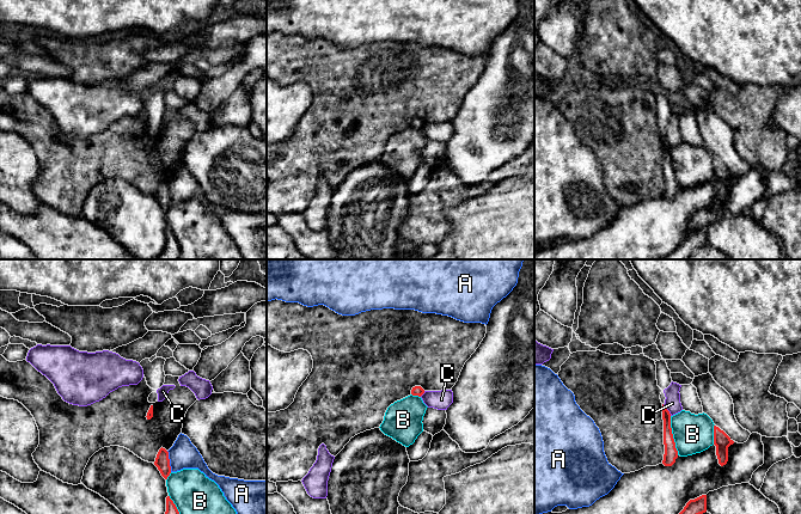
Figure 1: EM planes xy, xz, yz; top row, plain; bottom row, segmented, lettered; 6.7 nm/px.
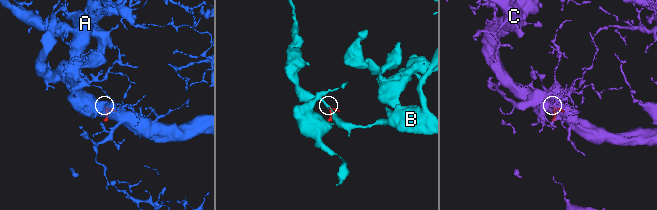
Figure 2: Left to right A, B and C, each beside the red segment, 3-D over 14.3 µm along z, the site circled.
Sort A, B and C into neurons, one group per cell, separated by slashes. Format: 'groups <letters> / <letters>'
groups A / B / C

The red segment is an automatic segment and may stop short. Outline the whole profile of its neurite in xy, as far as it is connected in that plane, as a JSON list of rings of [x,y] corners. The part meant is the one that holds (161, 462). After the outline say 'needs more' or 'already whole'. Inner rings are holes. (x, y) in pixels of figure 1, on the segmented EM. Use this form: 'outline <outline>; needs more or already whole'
outline [[[160,448],[154,465],[158,467],[158,470],[160,471],[161,476],[167,479],[167,477],[171,473],[171,466],[170,466],[170,459],[169,459],[169,452],[165,448]]]; already whole

